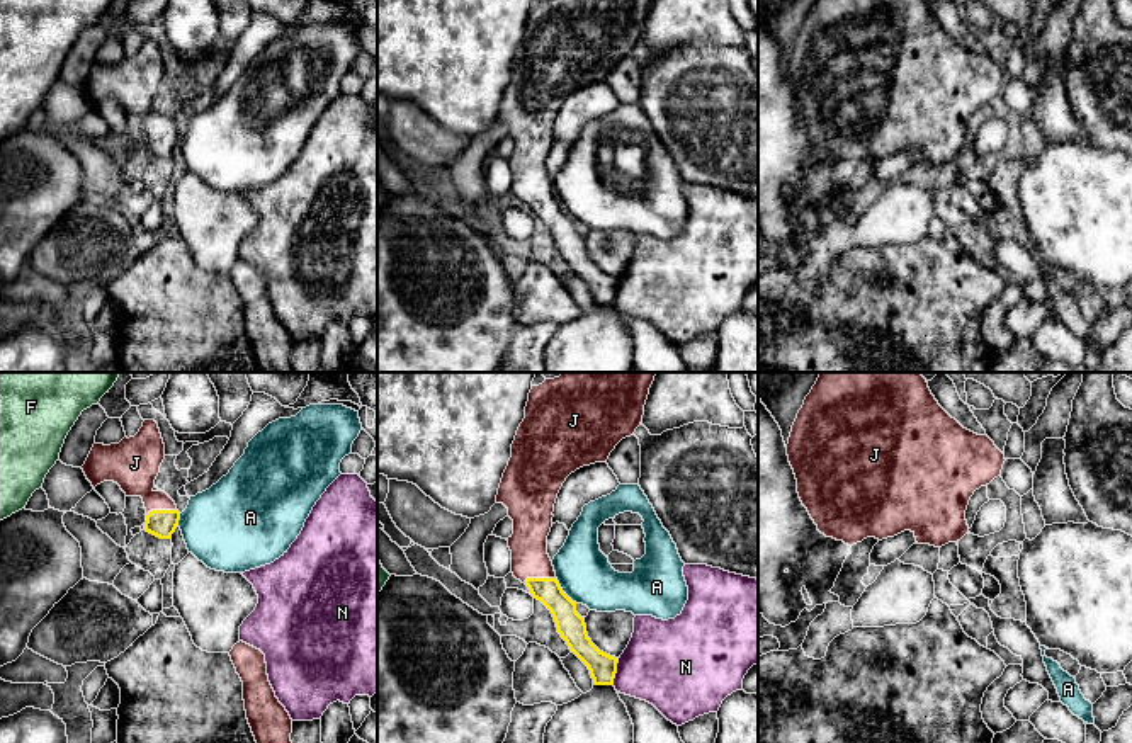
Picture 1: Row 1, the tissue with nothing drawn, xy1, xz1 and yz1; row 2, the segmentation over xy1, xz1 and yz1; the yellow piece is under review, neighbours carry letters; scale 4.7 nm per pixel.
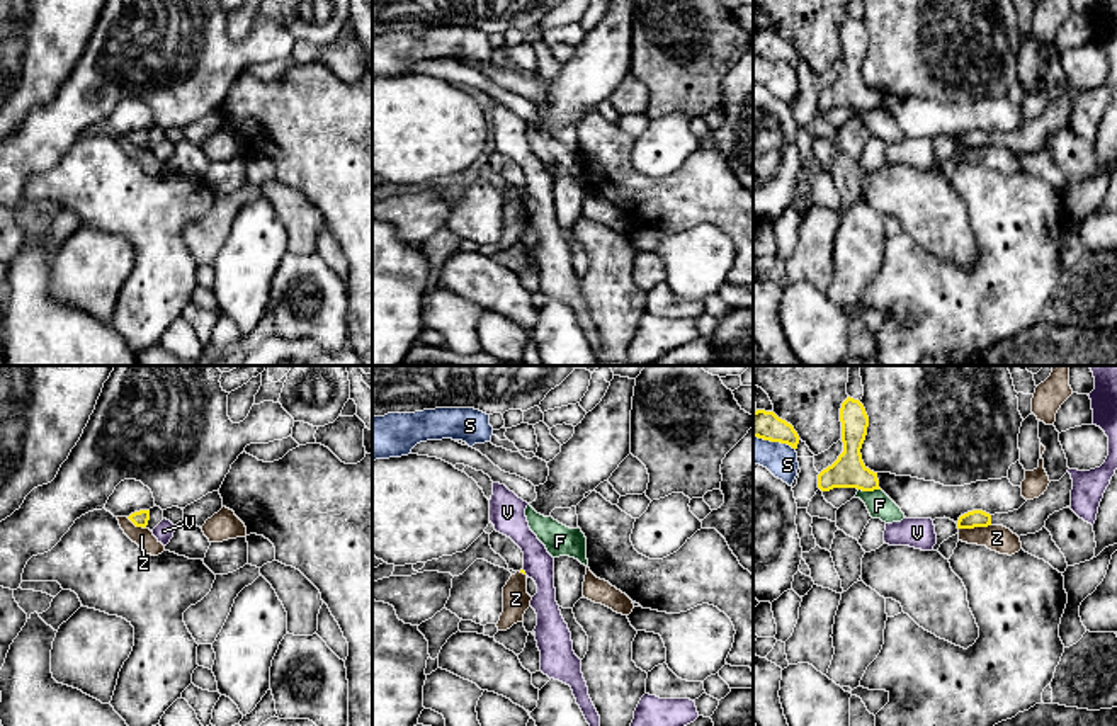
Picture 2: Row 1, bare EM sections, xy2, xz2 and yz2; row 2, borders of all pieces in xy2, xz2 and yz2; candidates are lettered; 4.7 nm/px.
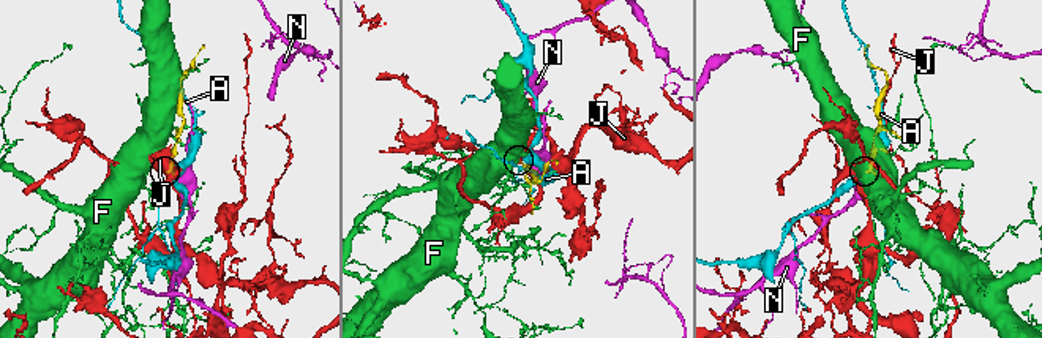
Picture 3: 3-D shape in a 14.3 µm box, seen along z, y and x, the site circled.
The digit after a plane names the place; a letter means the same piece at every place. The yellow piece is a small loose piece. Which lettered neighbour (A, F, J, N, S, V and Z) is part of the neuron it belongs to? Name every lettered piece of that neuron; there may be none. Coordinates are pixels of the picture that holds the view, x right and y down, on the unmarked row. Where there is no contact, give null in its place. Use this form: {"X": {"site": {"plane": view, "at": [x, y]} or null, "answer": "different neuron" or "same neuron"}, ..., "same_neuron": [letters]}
{"A": {"site": {"plane": "xz1", "at": [561, 209]}, "answer": "different neuron"}, "F": {"site": {"plane": "yz2", "at": [869, 109]}, "answer": "different neuron"}, "J": {"site": {"plane": "xz1", "at": [539, 198]}, "answer": "same neuron"}, "N": {"site": {"plane": "xz1", "at": [616, 291]}, "answer": "different neuron"}, "S": {"site": {"plane": "yz2", "at": [774, 60]}, "answer": "different neuron"}, "V": {"site": {"plane": "xz2", "at": [524, 191]}, "answer": "different neuron"}, "Z": {"site": {"plane": "yz2", "at": [975, 145]}, "answer": "different neuron"}, "same_neuron": ["J"]}

